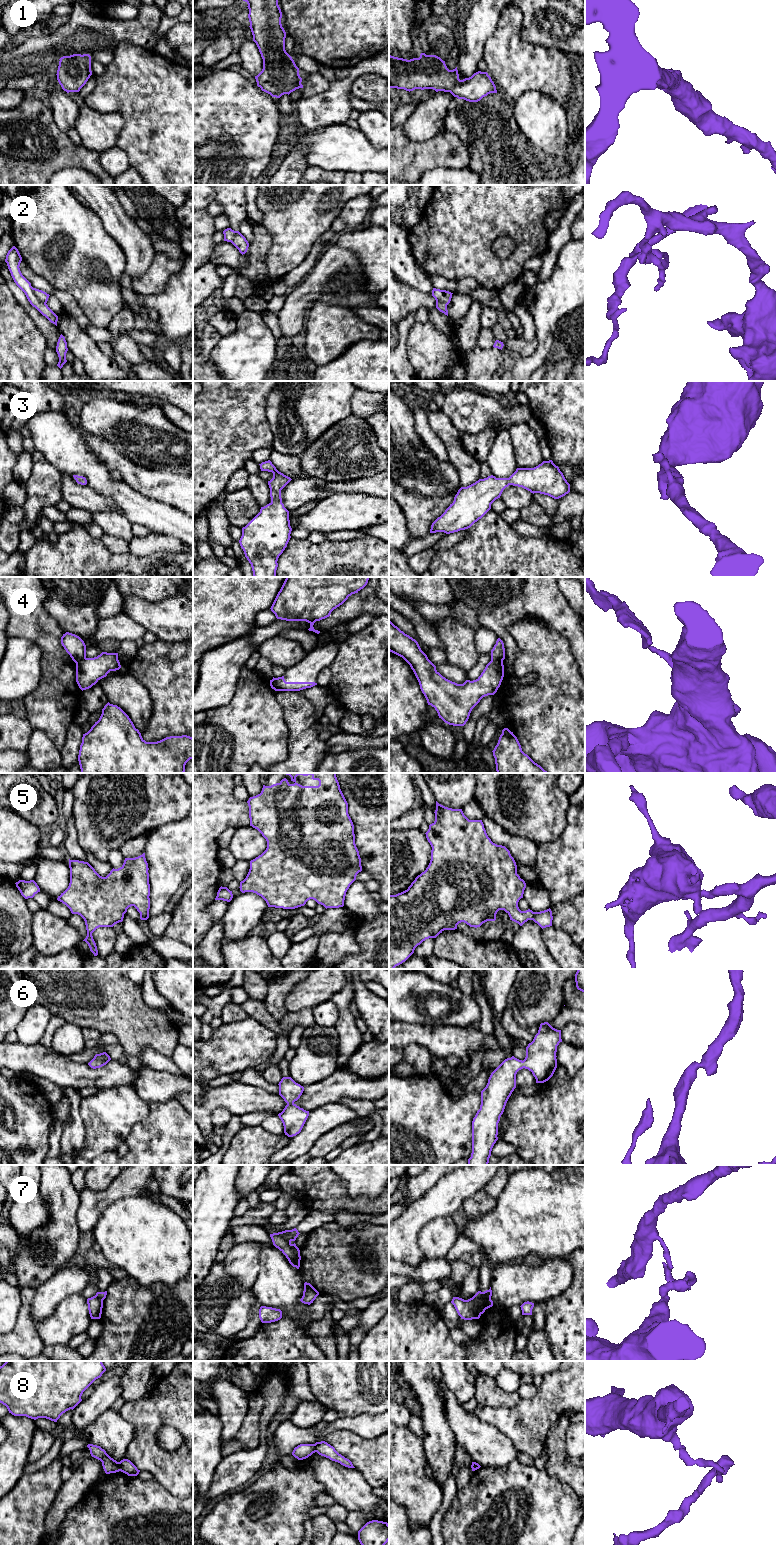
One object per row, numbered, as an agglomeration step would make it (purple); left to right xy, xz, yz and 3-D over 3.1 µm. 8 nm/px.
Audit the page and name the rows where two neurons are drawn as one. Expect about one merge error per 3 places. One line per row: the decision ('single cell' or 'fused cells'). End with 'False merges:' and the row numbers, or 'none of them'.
1: single cell
2: fused cells
3: single cell
4: fused cells
5: single cell
6: single cell
7: fused cells
8: fused cells
False merges: 2, 4, 7, 8

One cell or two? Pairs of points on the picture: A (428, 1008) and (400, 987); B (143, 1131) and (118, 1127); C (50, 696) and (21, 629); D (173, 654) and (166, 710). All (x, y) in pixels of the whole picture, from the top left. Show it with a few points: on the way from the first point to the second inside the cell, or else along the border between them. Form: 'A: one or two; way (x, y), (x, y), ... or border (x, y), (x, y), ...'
A: one; way (421, 1001), (407, 994)
B: two; border (148, 1113), (132, 1127), (124, 1141)
C: one; way (50, 677), (50, 649), (40, 639)
D: one; way (173, 668), (173, 696)

